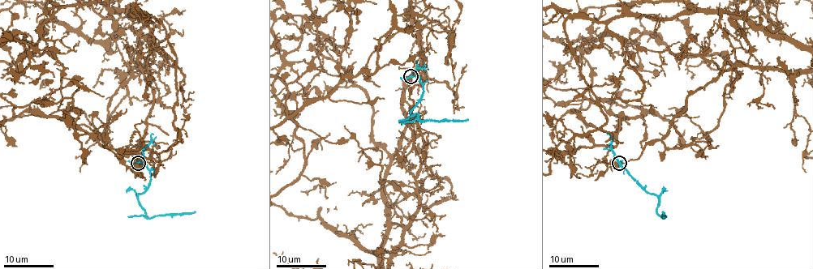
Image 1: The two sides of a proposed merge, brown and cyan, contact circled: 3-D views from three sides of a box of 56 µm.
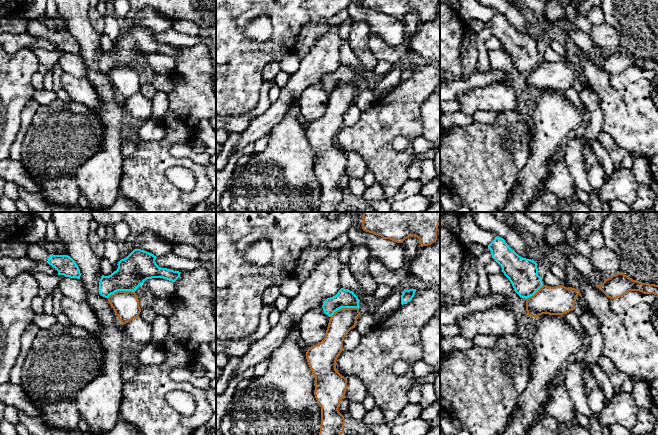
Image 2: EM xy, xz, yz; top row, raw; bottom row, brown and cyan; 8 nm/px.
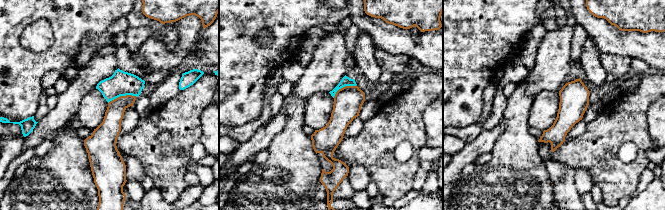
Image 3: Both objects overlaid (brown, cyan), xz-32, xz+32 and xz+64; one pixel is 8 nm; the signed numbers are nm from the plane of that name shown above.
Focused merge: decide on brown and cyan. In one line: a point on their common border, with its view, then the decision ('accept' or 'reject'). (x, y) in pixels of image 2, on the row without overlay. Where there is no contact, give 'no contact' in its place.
meets brown in xz at (343, 84); reject

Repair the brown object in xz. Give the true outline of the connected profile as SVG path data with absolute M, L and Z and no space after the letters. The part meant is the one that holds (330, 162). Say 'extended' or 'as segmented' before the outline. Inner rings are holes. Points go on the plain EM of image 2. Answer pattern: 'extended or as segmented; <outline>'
as segmented; M341 84L330 92L324 115L306 128L308 141L315 153L314 171L321 183L319 212L340 212L344 207L344 192L339 188L340 177L346 174L347 155L336 146L336 137L343 127L343 117L348 108L355 104L360 91L358 84Z

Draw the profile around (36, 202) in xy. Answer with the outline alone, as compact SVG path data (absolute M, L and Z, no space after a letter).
M18 186L19 197L28 205L31 212L96 212L91 208L82 209L79 204L75 206L59 206L48 203L39 193L30 193Z

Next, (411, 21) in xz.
M415 12L405 15L400 20L403 22L405 28L409 31L409 33L412 33L414 30L416 30L421 23L419 15Z

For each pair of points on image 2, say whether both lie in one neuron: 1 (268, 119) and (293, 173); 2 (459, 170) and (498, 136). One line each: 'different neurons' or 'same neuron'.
1: different neurons
2: same neuron

